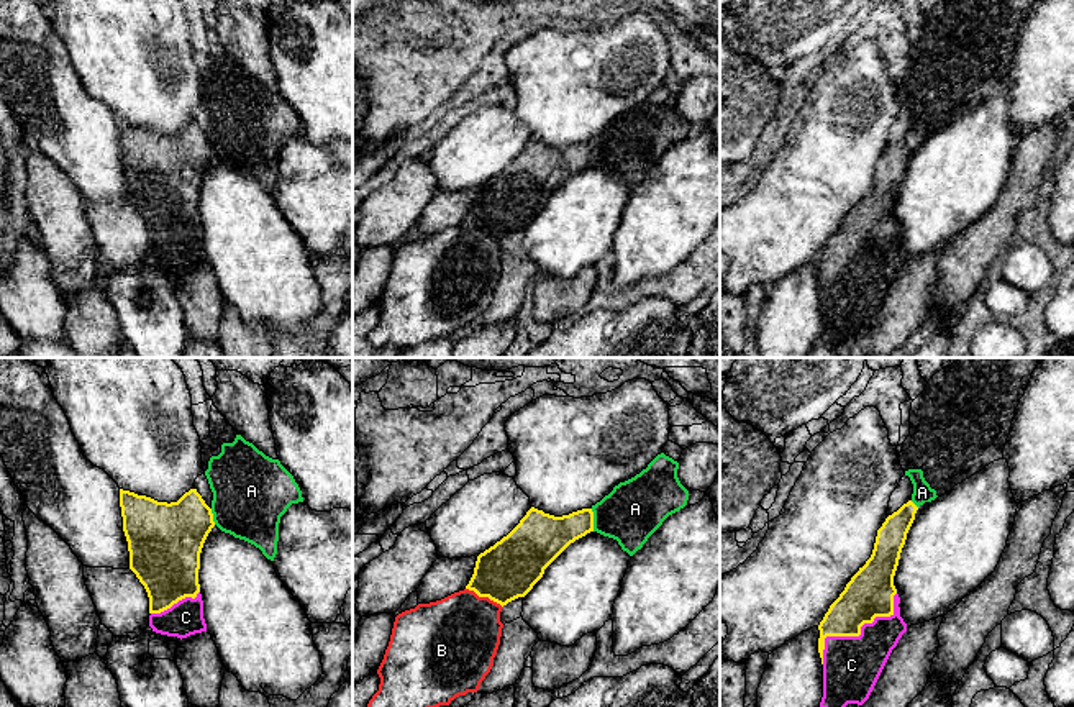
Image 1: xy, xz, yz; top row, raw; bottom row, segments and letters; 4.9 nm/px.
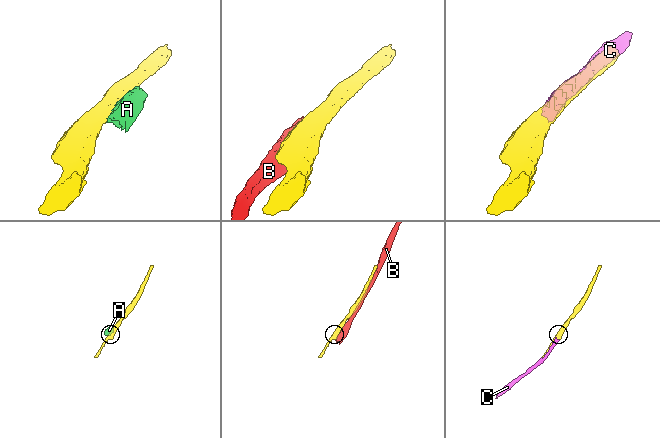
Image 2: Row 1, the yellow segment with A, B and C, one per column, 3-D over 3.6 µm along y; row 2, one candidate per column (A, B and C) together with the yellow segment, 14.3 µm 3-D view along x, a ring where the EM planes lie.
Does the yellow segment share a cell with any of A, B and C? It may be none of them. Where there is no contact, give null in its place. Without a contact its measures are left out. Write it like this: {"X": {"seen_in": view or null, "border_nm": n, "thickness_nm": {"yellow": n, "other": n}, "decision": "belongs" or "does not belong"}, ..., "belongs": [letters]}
{"A": {"seen_in": "xz", "border_nm": 110, "thickness_nm": {"yellow": 220, "other": 300}, "decision": "does not belong"}, "B": {"seen_in": "xz", "border_nm": 200, "thickness_nm": {"yellow": 280, "other": 420}, "decision": "does not belong"}, "C": {"seen_in": "yz", "border_nm": 500, "thickness_nm": {"yellow": 240, "other": 280}, "decision": "belongs"}, "belongs": ["C"]}

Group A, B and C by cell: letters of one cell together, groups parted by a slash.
A / B / C

